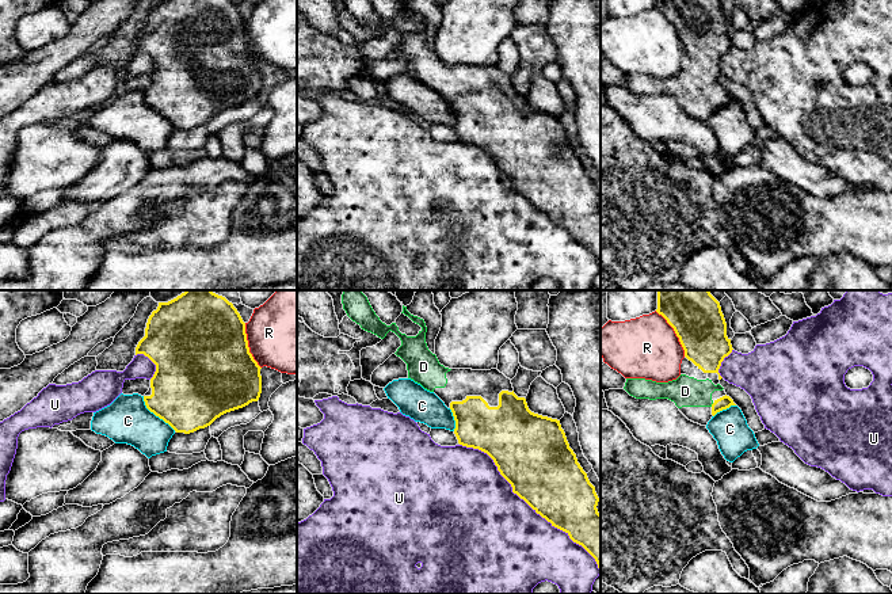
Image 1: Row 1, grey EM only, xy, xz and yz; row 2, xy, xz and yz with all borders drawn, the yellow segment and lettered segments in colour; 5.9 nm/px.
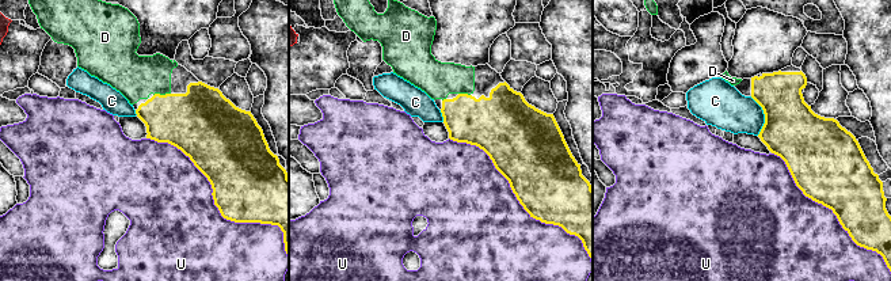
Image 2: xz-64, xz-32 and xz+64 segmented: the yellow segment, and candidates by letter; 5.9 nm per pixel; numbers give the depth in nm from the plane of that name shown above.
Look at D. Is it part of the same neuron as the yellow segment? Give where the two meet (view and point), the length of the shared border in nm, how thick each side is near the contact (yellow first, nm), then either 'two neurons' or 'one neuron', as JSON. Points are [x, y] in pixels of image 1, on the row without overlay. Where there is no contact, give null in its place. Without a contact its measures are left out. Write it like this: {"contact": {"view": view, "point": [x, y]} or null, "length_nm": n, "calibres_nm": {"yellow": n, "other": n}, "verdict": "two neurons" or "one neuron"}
{"contact": {"view": "yz", "point": [712, 101]}, "length_nm": 30, "calibres_nm": {"yellow": 80, "other": 180}, "verdict": "one neuron"}

